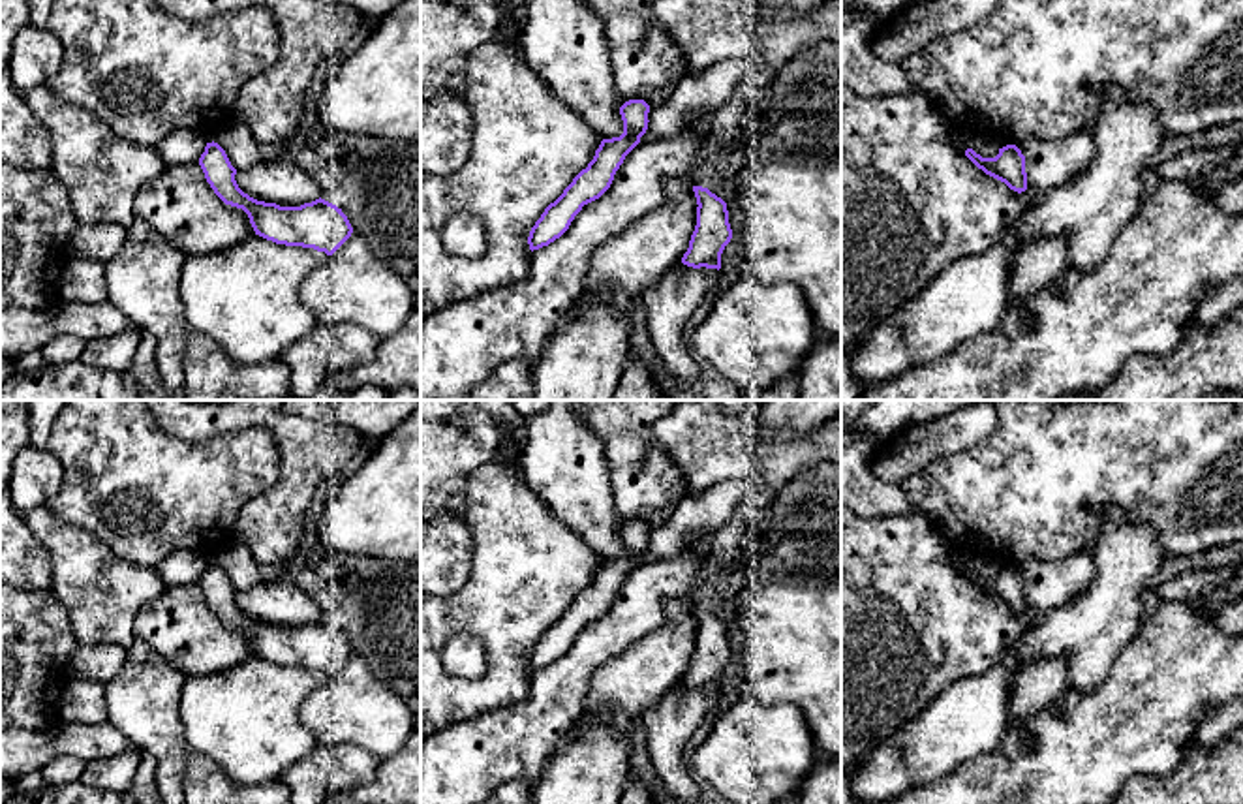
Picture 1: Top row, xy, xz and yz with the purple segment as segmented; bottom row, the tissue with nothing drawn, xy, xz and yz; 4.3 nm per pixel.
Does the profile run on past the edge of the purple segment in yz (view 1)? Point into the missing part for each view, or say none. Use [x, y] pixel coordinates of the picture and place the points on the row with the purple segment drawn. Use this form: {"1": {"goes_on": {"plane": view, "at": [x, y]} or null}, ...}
{"1": {"goes_on": null}}

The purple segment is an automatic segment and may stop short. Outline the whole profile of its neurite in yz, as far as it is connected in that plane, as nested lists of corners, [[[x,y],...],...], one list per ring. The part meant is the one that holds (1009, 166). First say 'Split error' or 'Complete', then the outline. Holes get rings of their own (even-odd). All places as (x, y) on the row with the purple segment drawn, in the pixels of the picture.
Complete. [[[1016,145],[999,148],[995,158],[982,158],[973,148],[965,156],[986,175],[1005,182],[1010,190],[1021,193],[1027,190],[1025,156]]]

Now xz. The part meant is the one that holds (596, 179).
Complete. [[[629,100],[620,107],[623,133],[603,139],[593,160],[582,169],[563,193],[550,203],[529,231],[529,250],[539,250],[560,239],[584,205],[599,199],[612,184],[625,156],[640,143],[648,130],[650,105]]]

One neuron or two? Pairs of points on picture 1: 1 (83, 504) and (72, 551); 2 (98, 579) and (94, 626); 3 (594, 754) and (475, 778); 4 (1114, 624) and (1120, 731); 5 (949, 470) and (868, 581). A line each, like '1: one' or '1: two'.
1: two
2: one
3: two
4: two
5: two

